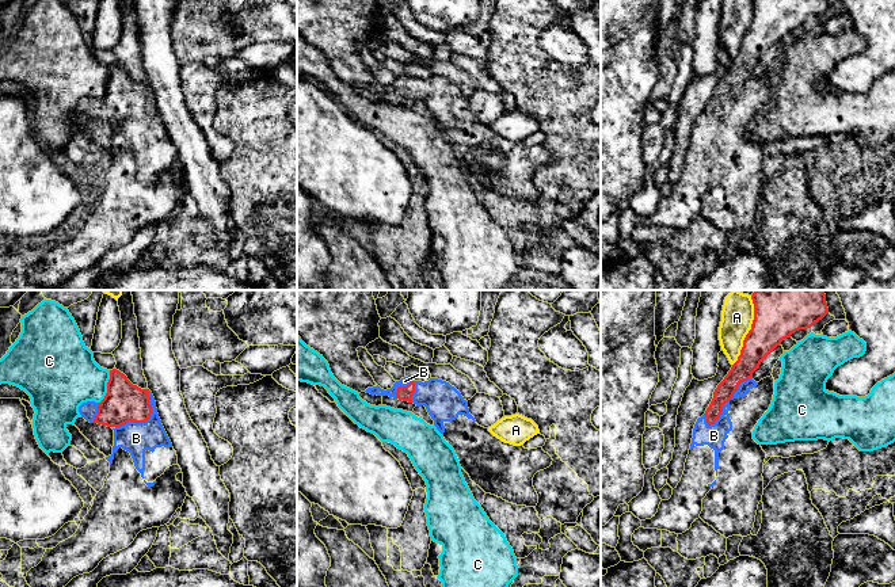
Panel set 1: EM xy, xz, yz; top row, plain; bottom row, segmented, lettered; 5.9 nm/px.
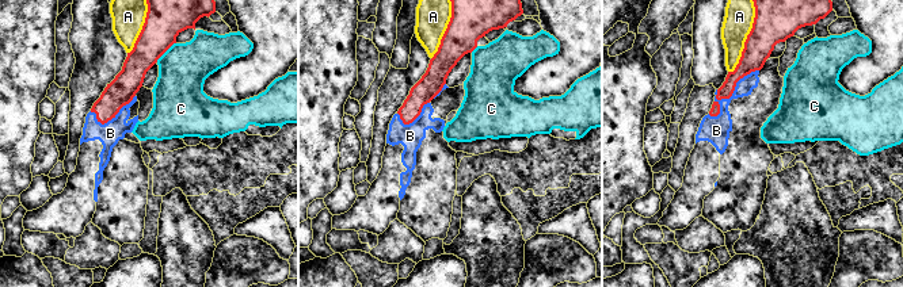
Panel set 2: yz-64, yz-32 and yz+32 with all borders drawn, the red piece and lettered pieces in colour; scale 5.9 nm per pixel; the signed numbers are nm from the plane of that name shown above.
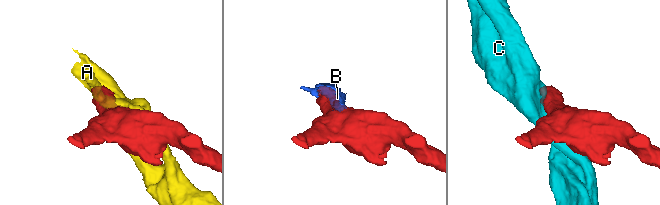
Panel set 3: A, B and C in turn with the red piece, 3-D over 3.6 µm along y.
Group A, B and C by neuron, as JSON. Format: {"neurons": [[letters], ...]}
{"neurons": [["A"], ["B"], ["C"]]}

